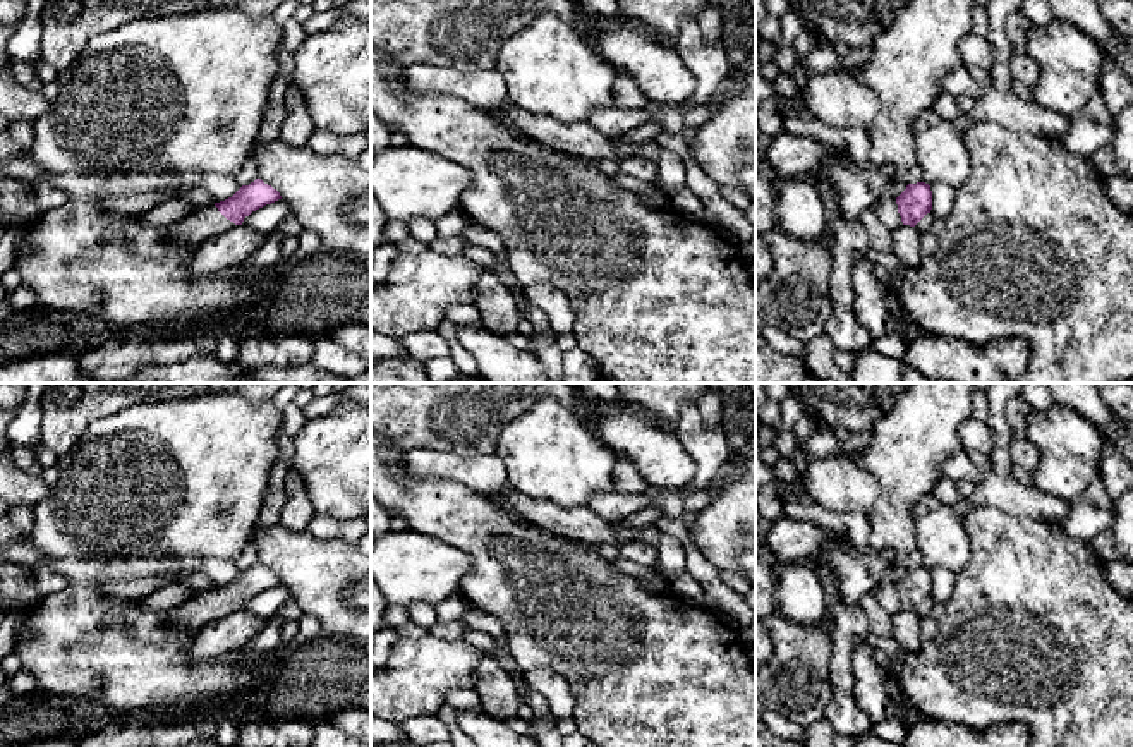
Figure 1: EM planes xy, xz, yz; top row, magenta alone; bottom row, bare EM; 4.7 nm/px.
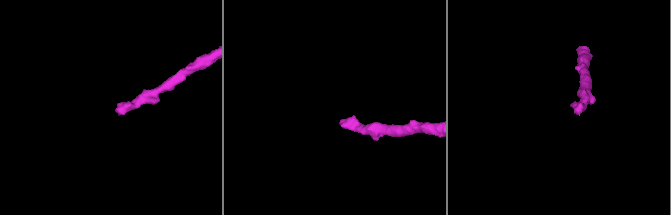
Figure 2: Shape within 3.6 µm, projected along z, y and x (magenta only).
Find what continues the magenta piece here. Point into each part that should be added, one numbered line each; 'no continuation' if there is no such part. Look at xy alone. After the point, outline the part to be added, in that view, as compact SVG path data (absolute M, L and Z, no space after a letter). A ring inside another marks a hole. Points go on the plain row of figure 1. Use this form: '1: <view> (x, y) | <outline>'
1: xy (208, 607) | M213 589L165 611L165 622L175 630L199 632L208 623L220 620L232 611L233 606L227 604Z

